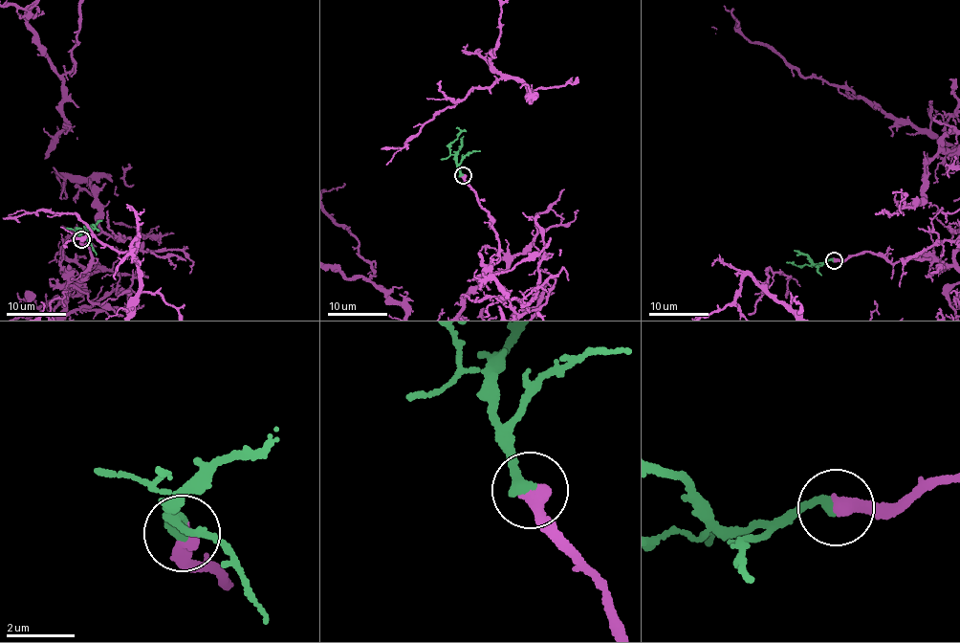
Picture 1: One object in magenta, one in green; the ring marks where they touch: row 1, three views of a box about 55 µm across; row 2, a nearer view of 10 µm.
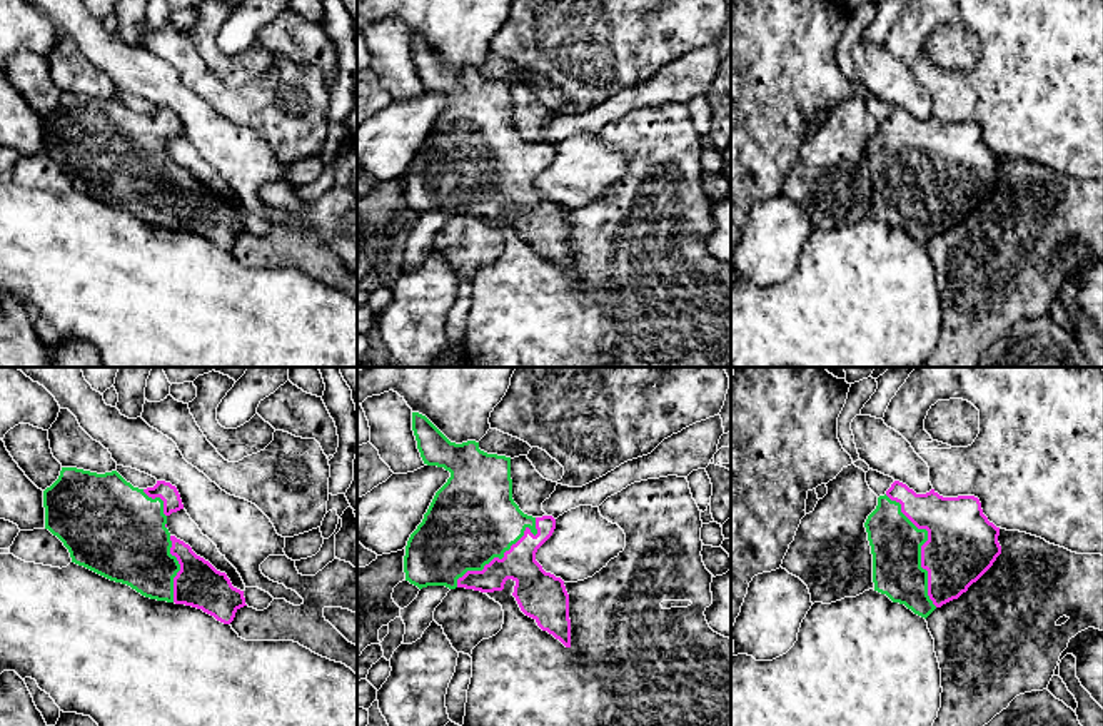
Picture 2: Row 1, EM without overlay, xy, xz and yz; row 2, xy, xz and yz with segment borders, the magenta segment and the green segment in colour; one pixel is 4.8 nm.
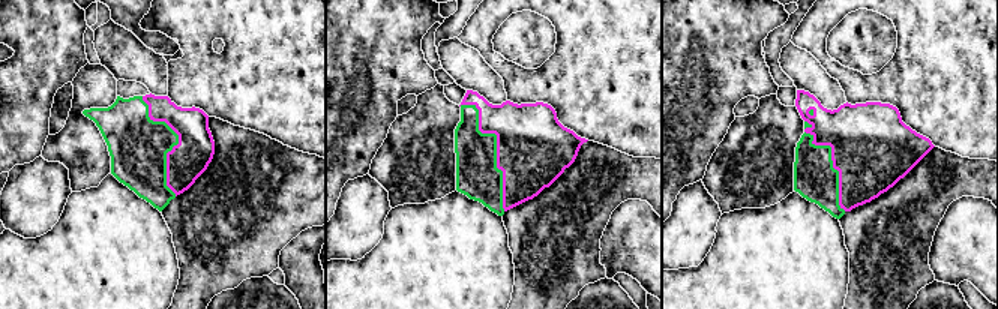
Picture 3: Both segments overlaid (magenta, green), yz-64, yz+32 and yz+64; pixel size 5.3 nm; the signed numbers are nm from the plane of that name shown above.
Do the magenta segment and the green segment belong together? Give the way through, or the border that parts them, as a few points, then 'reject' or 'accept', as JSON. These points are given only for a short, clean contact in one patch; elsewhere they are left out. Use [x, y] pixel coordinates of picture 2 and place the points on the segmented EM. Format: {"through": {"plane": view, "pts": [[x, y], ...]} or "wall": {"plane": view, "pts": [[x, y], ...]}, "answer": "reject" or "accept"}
{"answer": "accept"}

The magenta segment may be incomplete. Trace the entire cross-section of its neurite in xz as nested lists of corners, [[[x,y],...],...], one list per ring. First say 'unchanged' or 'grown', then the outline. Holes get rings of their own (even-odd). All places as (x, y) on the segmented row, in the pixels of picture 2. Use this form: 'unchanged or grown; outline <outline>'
grown; outline [[[412,412],[412,431],[424,464],[451,472],[436,492],[422,522],[410,534],[405,556],[405,581],[419,589],[446,586],[481,592],[502,591],[507,579],[516,582],[512,596],[521,611],[542,631],[571,648],[569,594],[564,581],[546,572],[536,561],[537,549],[552,536],[552,516],[524,514],[512,499],[511,457],[487,454],[479,442],[451,442],[426,416]]]

